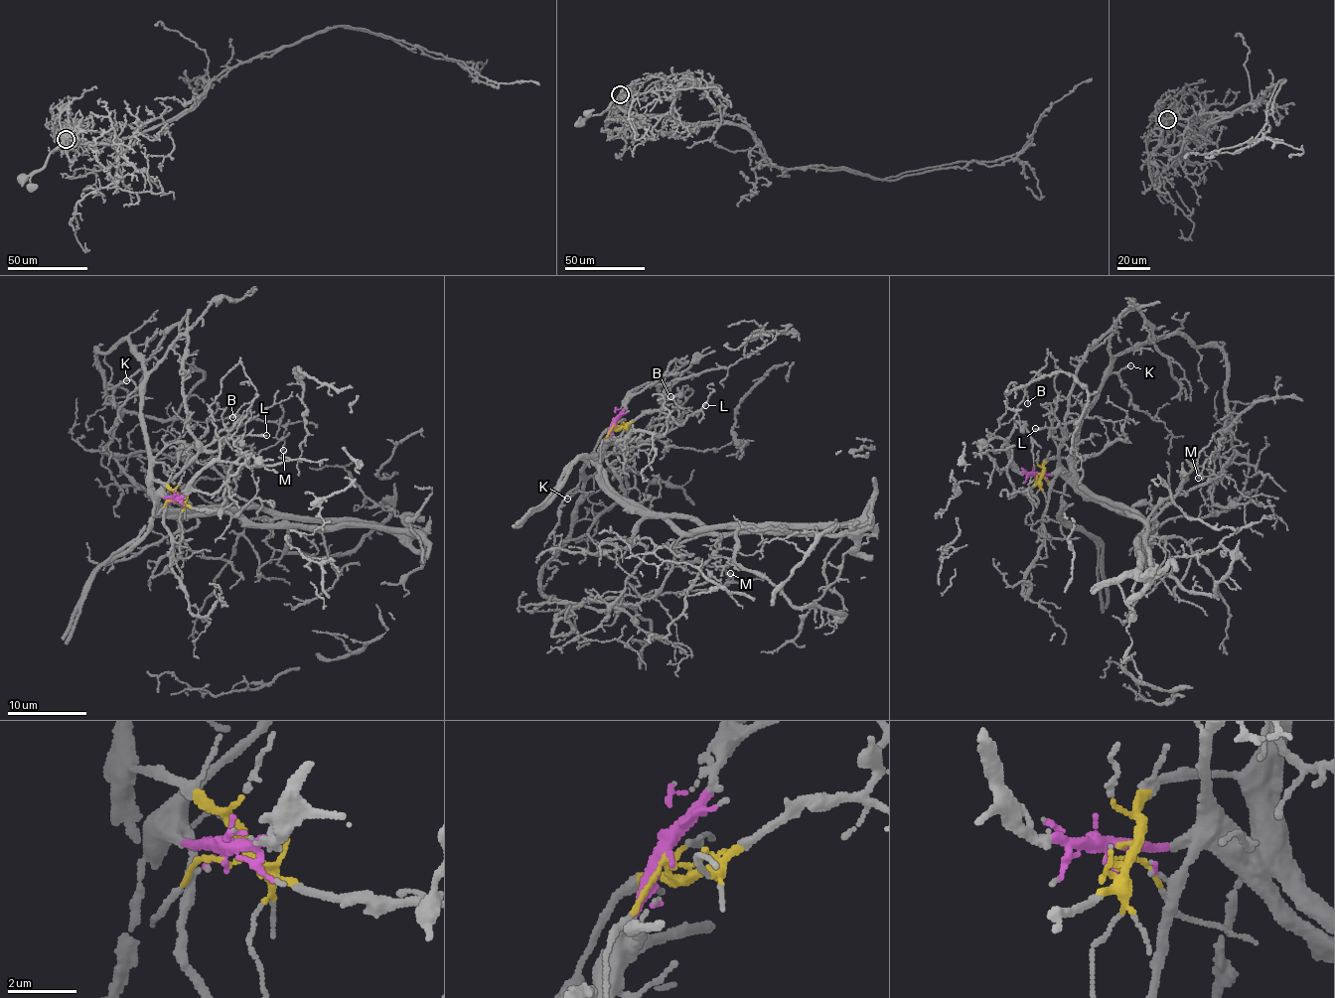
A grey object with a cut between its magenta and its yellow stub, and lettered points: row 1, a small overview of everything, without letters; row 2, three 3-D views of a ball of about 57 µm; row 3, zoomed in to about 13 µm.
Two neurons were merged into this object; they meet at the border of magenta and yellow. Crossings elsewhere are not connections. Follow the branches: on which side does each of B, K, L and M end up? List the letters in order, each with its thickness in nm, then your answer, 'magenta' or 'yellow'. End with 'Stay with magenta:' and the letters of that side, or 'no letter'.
B: calibre 110 nm; magenta
K: calibre 110 nm; yellow
L: calibre 180 nm; magenta
M: calibre 130 nm; yellow
Stay with magenta: B, L

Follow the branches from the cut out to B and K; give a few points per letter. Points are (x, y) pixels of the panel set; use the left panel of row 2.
B: (173, 500), (184, 494), (190, 480), (217, 459), (222, 439), (239, 440), (251, 405), (245, 402), (233, 418)
K: (173, 500), (173, 492), (163, 483), (152, 479), (140, 390), (134, 382), (125, 380)

